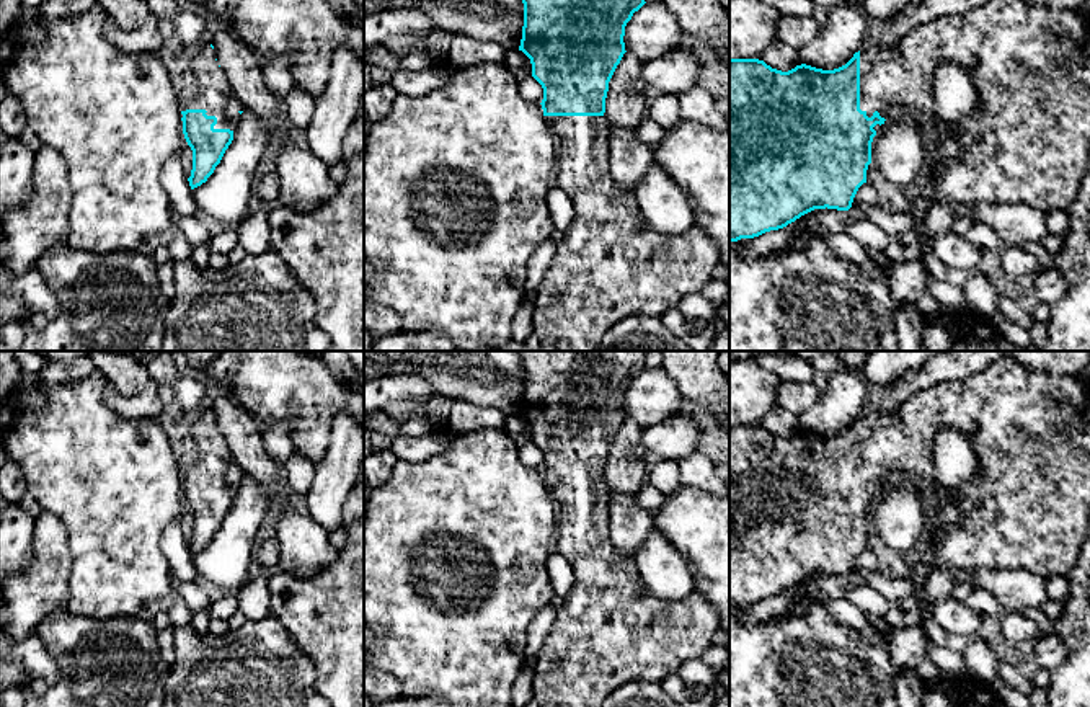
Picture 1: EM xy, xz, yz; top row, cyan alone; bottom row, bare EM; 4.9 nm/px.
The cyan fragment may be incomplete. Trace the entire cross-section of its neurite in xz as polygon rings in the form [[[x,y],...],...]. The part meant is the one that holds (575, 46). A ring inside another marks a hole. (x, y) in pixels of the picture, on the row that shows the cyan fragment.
[[[522,0],[524,26],[519,51],[532,64],[532,77],[543,88],[545,122],[556,137],[556,186],[571,199],[574,219],[558,242],[555,256],[543,274],[534,304],[537,351],[596,351],[605,335],[623,318],[636,313],[662,317],[684,297],[702,292],[721,263],[718,245],[693,225],[680,235],[666,235],[649,227],[635,194],[622,189],[609,170],[610,126],[604,116],[609,82],[625,51],[625,26],[645,0]]]

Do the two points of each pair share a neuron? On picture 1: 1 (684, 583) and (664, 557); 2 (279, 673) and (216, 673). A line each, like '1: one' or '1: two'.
1: one
2: one

